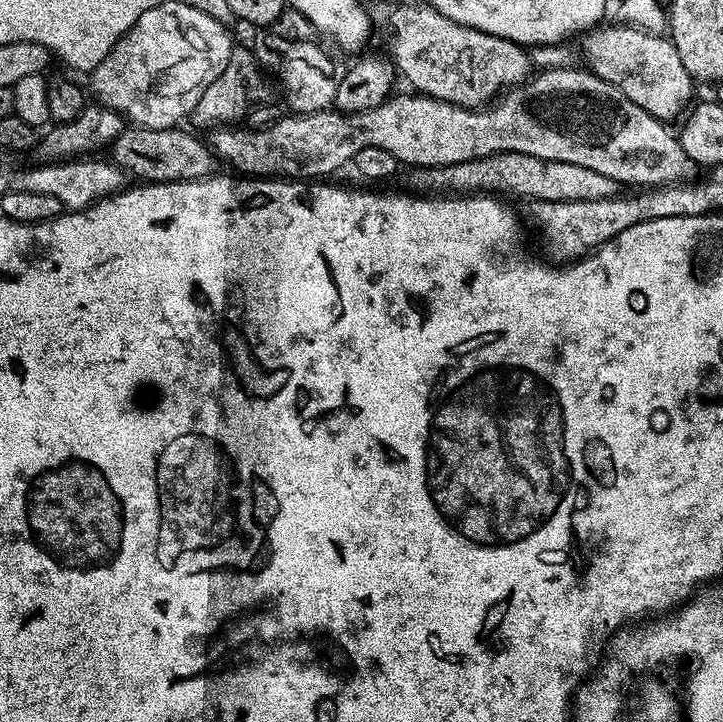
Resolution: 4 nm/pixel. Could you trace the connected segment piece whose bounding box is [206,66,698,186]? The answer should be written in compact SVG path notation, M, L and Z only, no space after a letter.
M580 66L537 71L481 109L463 108L433 96L411 95L393 94L374 110L365 112L325 110L284 114L264 128L216 126L207 133L206 140L223 163L225 160L230 167L237 168L232 170L248 178L328 178L339 168L347 169L354 154L366 150L366 146L379 146L394 154L401 165L412 168L454 166L495 152L534 154L534 158L546 158L550 162L575 162L578 166L586 166L595 173L616 179L622 186L682 184L691 181L698 172L698 165L688 157L686 150L682 150L677 133L673 129L671 132L665 121L646 114L646 110L634 106L622 90Z

